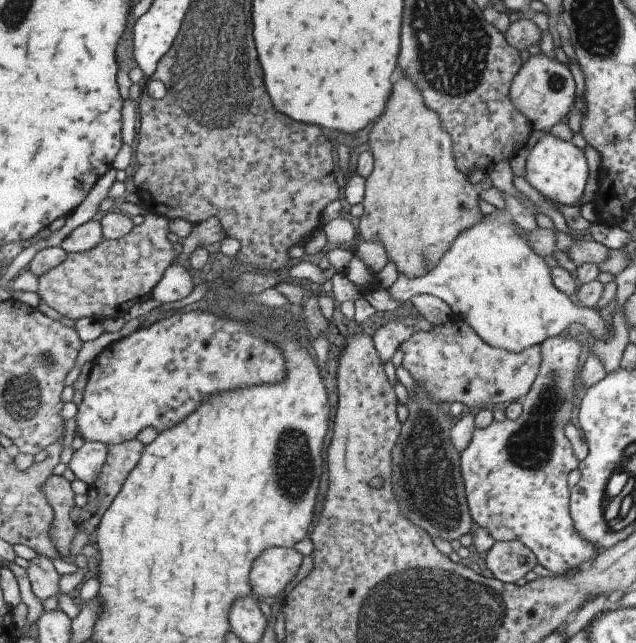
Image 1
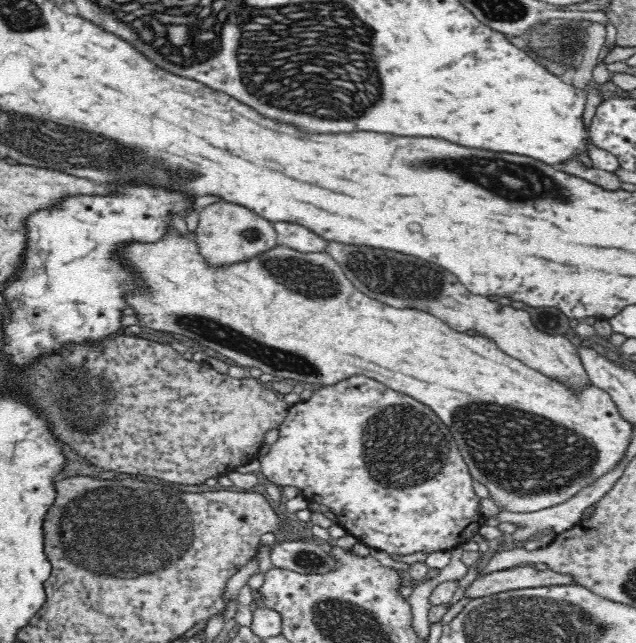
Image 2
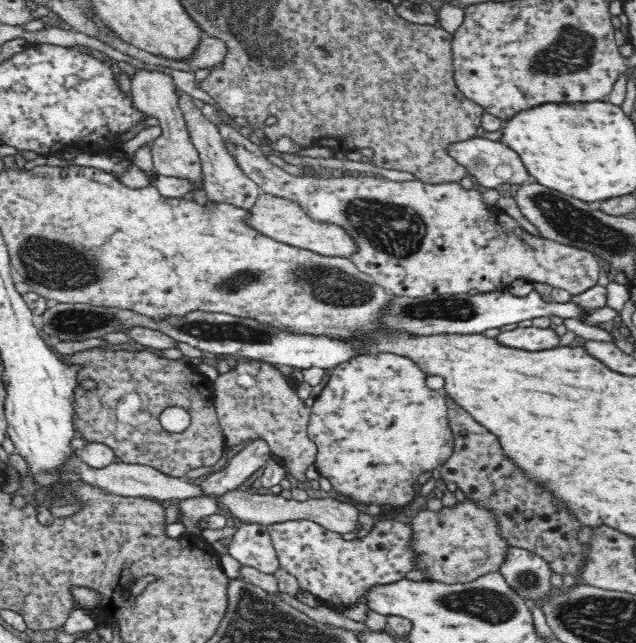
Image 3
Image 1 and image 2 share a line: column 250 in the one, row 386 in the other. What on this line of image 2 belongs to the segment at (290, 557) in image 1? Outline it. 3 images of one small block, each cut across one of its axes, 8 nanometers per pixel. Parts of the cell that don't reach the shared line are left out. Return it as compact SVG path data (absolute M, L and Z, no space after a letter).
M330 242L326 253L333 256L344 272L348 272L348 280L360 292L372 296L378 302L384 302L394 308L424 310L432 316L438 316L458 332L476 330L478 335L492 339L508 356L522 360L526 366L544 372L544 376L568 385L576 395L584 391L588 385L592 385L576 346L565 335L554 336L536 329L532 325L530 315L523 309L503 306L489 300L488 297L472 294L456 280L456 276L452 276L448 270L436 264L418 260L414 256L404 256L400 252L348 246L340 242Z

